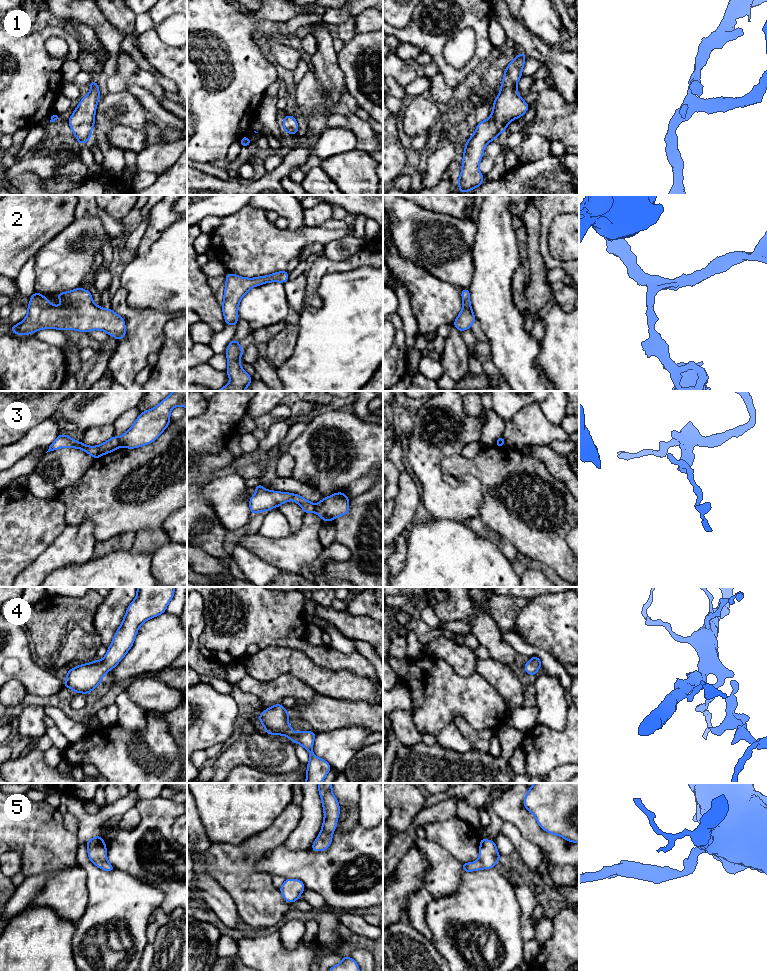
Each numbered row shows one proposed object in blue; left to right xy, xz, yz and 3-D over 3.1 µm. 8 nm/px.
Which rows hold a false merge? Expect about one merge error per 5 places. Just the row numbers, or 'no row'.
3

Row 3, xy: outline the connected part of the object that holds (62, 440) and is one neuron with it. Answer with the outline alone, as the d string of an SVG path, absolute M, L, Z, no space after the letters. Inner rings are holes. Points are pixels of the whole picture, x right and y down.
M60 434L49 446L47 452L55 451L63 447L82 449L86 453L90 454L94 459L98 459L100 456L118 449L120 447L120 443L119 437L113 436L99 446L87 446L82 441L77 442L76 440L73 440L69 435Z

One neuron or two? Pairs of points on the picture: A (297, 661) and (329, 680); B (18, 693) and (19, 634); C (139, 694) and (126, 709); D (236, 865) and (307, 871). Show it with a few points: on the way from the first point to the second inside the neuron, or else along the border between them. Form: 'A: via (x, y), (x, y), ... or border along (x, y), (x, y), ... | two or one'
A: via (305, 669), (321, 680) | one
B: border along (10, 679), (16, 679), (27, 692) | two
C: border along (125, 691), (133, 701), (145, 710) | two
D: border along (264, 855), (256, 869), (272, 877) | two

